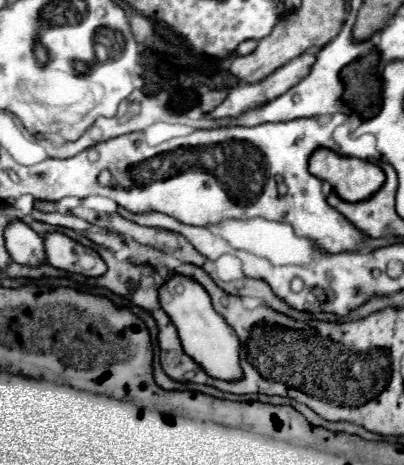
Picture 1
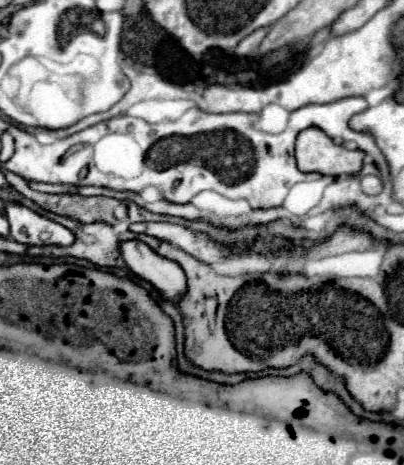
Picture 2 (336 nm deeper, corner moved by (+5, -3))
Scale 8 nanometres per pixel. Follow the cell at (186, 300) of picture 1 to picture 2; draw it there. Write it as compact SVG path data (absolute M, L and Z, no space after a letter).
M127 240L121 244L121 254L127 266L145 282L153 284L153 288L163 296L175 302L187 290L187 276L179 264L161 258L159 254L151 252L147 244L139 240Z

